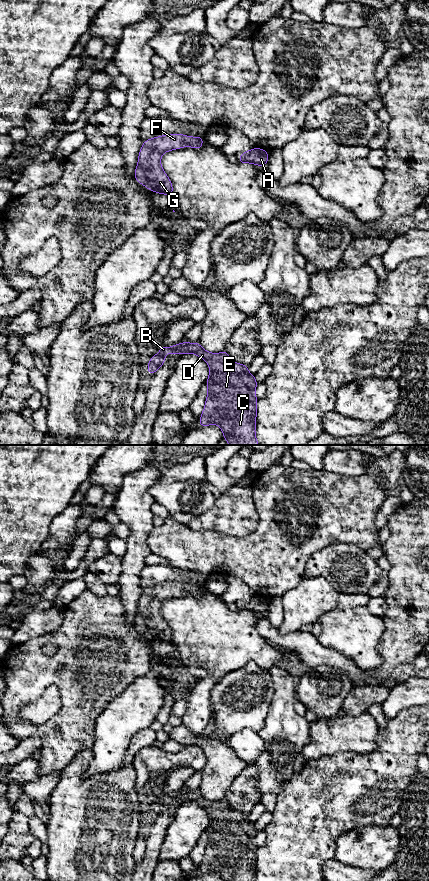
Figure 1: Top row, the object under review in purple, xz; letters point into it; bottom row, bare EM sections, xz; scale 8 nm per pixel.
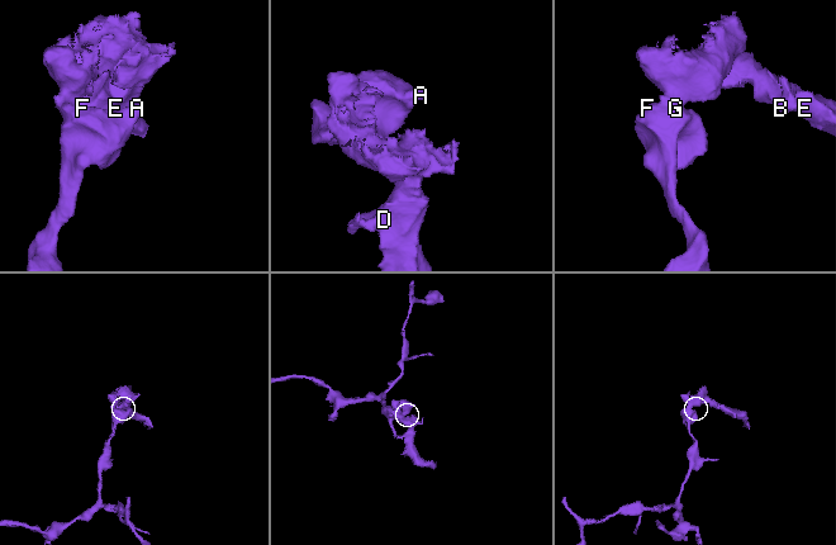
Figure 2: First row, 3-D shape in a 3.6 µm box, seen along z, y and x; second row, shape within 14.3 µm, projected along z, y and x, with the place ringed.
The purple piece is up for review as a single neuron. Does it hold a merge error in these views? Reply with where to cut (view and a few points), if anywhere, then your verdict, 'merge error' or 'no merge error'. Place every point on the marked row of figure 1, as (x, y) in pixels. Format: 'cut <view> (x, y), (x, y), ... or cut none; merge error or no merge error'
cut xz (138, 160), (148, 181), (145, 186); merge error

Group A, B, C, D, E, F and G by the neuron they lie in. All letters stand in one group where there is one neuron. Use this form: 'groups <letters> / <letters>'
groups A F G / B C D E

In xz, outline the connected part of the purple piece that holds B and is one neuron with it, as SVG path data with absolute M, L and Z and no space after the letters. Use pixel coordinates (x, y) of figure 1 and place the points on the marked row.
M181 342L168 348L162 345L159 353L151 356L147 365L147 373L149 375L154 374L165 363L166 353L179 353L180 356L186 353L194 353L199 358L204 359L210 366L210 373L206 381L208 385L207 398L201 418L197 424L198 426L218 425L223 431L223 438L230 445L259 445L255 435L256 404L258 402L255 390L258 382L255 376L248 372L248 365L232 361L226 350L213 354L204 350L199 342Z

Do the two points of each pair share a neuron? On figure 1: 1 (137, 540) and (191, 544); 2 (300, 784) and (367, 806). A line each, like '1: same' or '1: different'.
1: different
2: same

